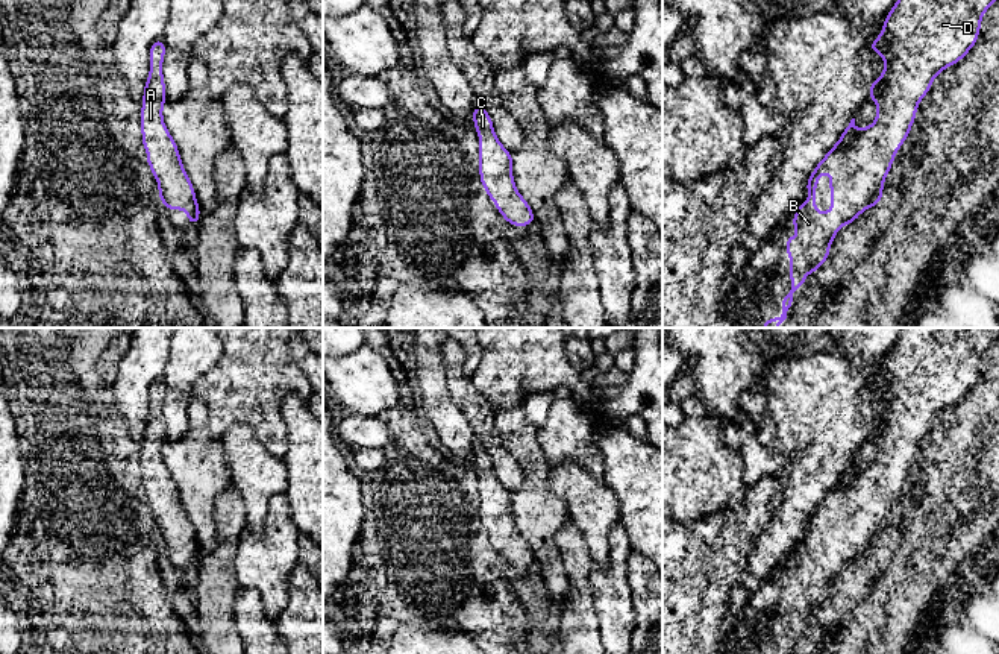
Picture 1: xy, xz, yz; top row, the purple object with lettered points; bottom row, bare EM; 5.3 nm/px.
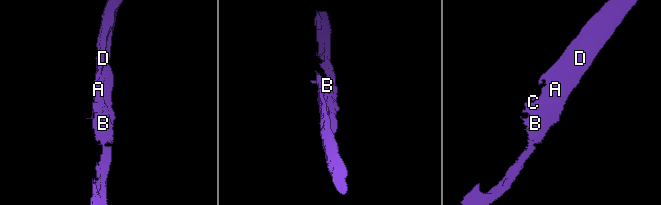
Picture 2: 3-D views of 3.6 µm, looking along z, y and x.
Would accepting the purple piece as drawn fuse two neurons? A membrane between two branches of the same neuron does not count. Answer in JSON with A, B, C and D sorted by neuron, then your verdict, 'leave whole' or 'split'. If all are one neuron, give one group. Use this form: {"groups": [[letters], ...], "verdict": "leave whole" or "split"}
{"groups": [["A", "B", "C", "D"]], "verdict": "leave whole"}

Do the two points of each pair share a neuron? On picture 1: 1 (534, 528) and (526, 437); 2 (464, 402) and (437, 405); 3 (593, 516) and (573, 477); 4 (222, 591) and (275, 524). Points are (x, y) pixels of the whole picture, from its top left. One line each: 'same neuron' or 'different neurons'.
1: same neuron
2: different neurons
3: same neuron
4: different neurons

